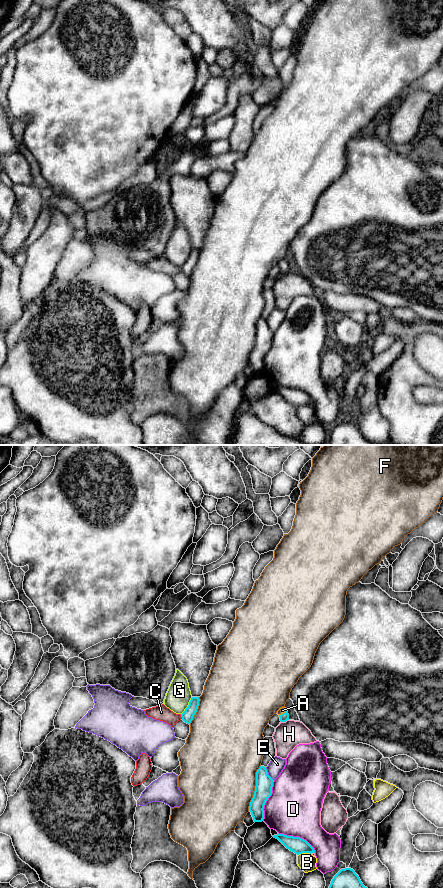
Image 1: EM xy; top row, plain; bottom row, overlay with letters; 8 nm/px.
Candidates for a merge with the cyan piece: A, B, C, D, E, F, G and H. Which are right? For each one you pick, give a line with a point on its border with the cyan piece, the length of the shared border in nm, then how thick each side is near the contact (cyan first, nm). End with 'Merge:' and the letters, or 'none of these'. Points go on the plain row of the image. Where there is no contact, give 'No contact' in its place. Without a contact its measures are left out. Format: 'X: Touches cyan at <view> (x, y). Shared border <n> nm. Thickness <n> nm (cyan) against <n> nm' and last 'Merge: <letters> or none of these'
A: Touches cyan at xy (283, 265). Shared border 80 nm. Thickness 70 nm (cyan) against 50 nm
Merge: A

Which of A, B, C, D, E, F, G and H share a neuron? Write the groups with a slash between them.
A / B / C / D / E / F / G / H

